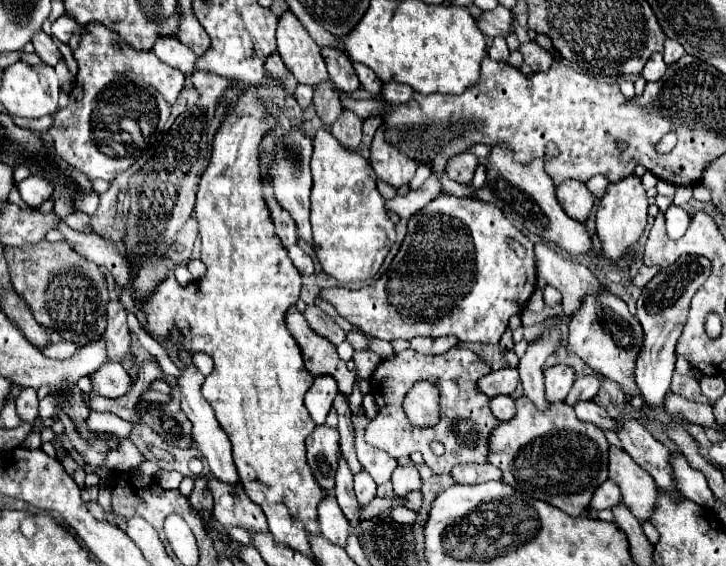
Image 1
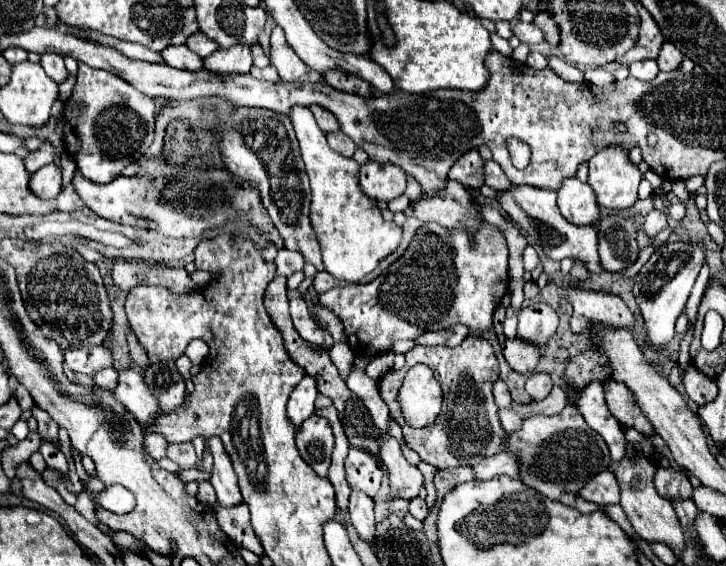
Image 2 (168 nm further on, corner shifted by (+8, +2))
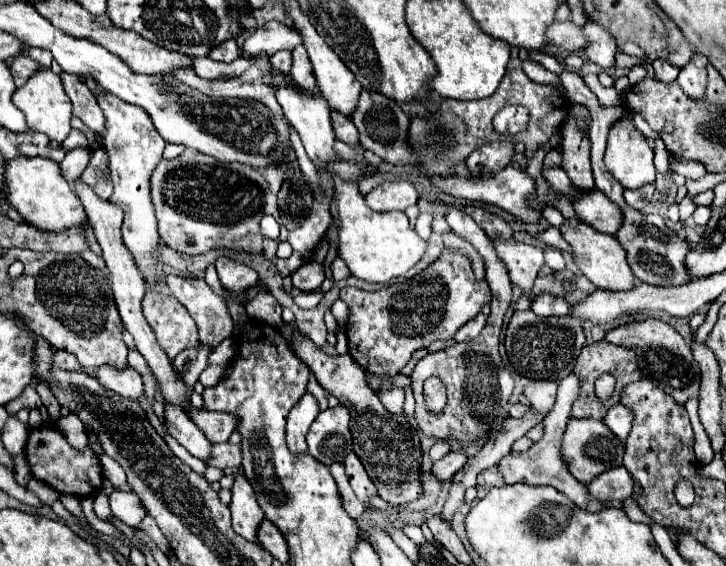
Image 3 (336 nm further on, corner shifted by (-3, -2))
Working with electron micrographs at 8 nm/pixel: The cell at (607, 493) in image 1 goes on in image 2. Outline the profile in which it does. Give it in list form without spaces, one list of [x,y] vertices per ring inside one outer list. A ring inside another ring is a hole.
[[[607,469],[601,475],[595,475],[583,489],[581,489],[581,497],[585,501],[597,503],[599,507],[605,505],[615,505],[619,503],[619,485],[615,475]]]

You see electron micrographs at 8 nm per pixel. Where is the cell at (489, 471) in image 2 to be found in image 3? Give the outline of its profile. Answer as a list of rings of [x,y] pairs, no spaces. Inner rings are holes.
[[[570,373],[568,377],[564,377],[560,383],[558,383],[558,397],[556,397],[556,403],[552,407],[552,411],[548,413],[548,417],[544,419],[544,439],[540,439],[538,443],[532,445],[532,449],[524,451],[524,453],[508,453],[500,463],[500,471],[506,479],[508,485],[514,485],[514,483],[526,483],[526,485],[534,485],[534,487],[542,487],[542,485],[550,485],[554,489],[558,489],[560,493],[564,493],[568,499],[572,499],[580,509],[586,509],[586,503],[588,503],[588,491],[582,483],[578,483],[578,479],[568,471],[568,465],[564,463],[564,457],[562,457],[562,435],[566,431],[566,425],[568,425],[568,419],[572,417],[570,411],[572,411],[572,403],[578,399],[580,395],[580,379]]]

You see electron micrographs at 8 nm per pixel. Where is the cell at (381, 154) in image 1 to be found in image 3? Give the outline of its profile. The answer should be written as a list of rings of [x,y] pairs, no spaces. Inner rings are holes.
[[[386,181],[372,189],[366,197],[366,205],[374,211],[406,211],[410,205],[416,205],[418,191],[408,181]]]

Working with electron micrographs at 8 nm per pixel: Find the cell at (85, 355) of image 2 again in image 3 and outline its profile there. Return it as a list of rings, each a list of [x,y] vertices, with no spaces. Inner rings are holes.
[[[100,367],[98,381],[102,383],[102,387],[112,389],[114,393],[128,397],[132,401],[138,401],[144,393],[142,377],[132,367],[126,367],[124,371],[116,371],[114,367]]]

